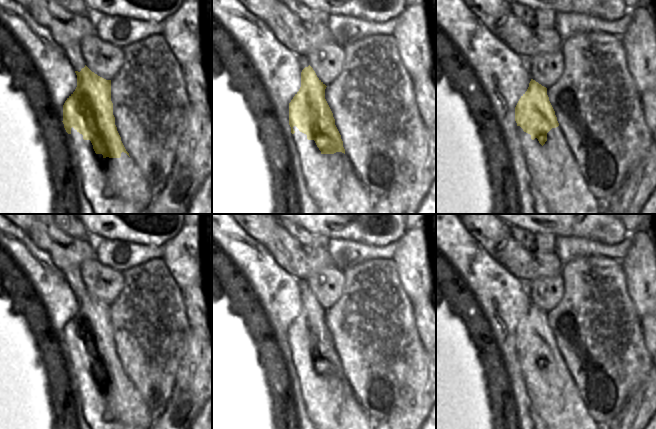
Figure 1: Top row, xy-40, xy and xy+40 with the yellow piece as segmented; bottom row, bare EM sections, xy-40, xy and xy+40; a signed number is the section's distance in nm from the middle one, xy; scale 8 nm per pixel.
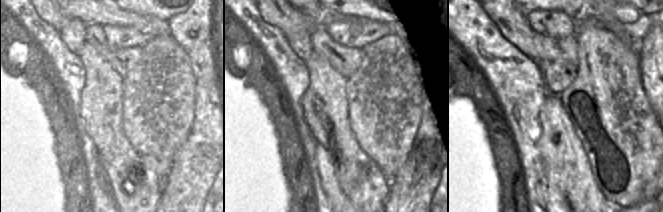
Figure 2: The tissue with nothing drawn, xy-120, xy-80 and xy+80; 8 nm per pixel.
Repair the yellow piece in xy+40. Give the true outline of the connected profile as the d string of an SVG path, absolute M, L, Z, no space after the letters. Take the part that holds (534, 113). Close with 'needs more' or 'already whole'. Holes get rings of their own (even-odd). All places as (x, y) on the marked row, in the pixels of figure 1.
M531 79L527 91L521 96L515 107L515 121L524 132L531 135L531 139L538 139L543 146L547 141L547 133L559 126L555 111L549 101L547 88Z; already whole

